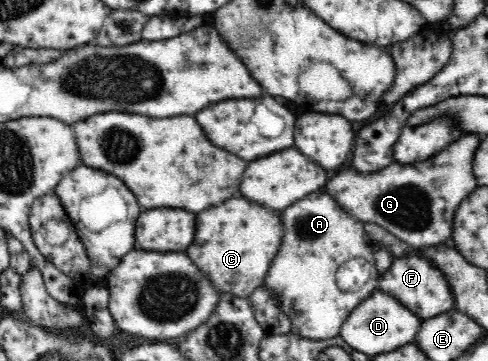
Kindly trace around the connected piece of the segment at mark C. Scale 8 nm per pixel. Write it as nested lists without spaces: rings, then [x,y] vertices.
[[[228,199],[222,205],[206,209],[200,215],[196,215],[196,239],[188,247],[188,255],[196,266],[202,269],[201,273],[203,275],[206,273],[208,280],[221,293],[228,292],[247,299],[256,288],[264,285],[264,279],[270,270],[270,263],[282,245],[282,237],[284,237],[284,225],[282,225],[280,213],[276,215],[248,199]]]

